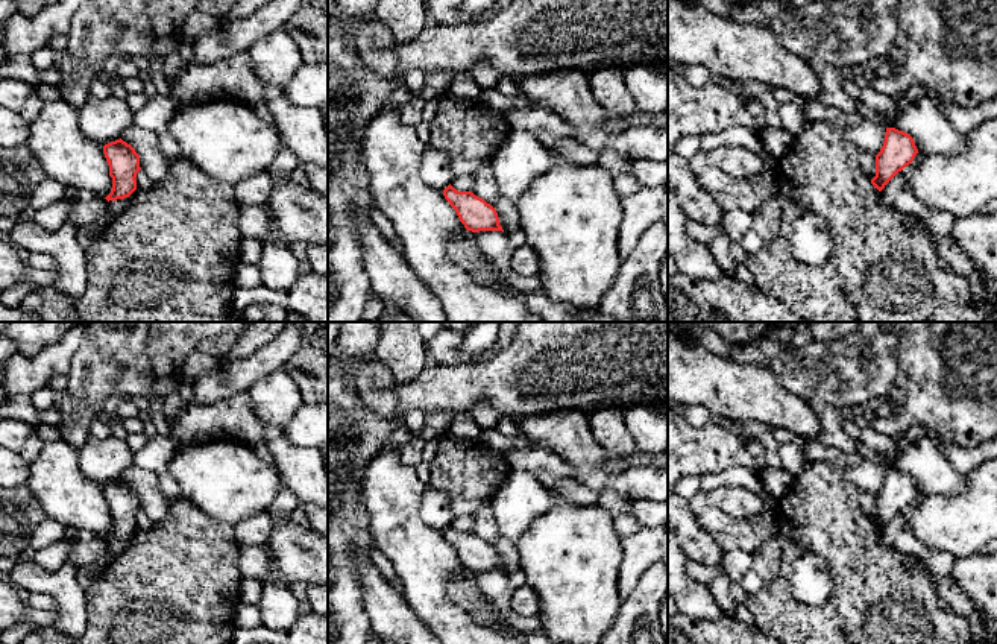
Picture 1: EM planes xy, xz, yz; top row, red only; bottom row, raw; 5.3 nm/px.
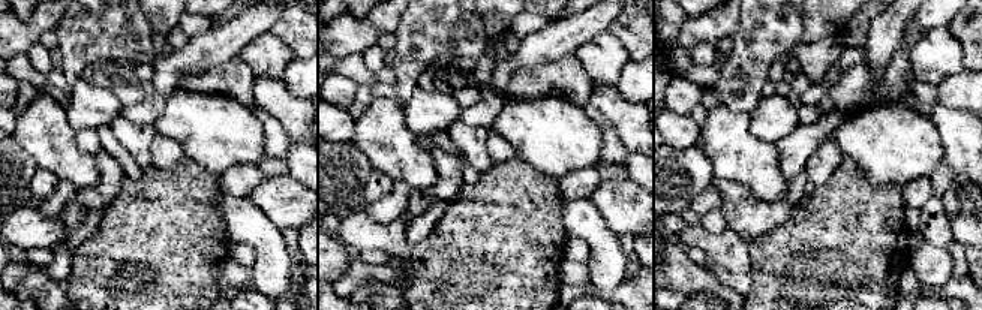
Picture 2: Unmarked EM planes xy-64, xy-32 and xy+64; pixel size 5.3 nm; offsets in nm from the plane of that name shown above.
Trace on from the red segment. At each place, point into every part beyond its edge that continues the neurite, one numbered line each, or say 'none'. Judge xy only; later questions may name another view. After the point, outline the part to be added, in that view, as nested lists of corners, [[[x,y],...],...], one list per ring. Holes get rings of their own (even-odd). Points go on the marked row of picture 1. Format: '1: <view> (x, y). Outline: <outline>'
none

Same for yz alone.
none

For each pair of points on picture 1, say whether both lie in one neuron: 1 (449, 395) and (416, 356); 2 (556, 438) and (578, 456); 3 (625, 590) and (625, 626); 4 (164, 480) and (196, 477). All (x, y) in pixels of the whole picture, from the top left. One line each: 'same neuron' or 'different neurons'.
1: different neurons
2: same neuron
3: different neurons
4: different neurons

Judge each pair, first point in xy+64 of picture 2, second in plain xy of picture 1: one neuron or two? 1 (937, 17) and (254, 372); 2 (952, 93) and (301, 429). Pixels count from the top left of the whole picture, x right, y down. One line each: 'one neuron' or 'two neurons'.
1: one neuron
2: one neuron

